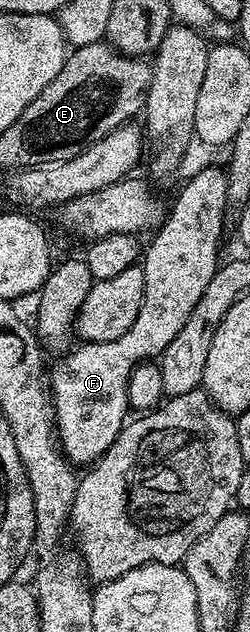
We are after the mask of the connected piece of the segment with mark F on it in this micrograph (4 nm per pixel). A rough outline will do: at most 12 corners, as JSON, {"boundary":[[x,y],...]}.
{"boundary":[[205,166],[143,250],[143,308],[48,375],[70,463],[92,464],[131,414],[219,265],[228,173]]}

